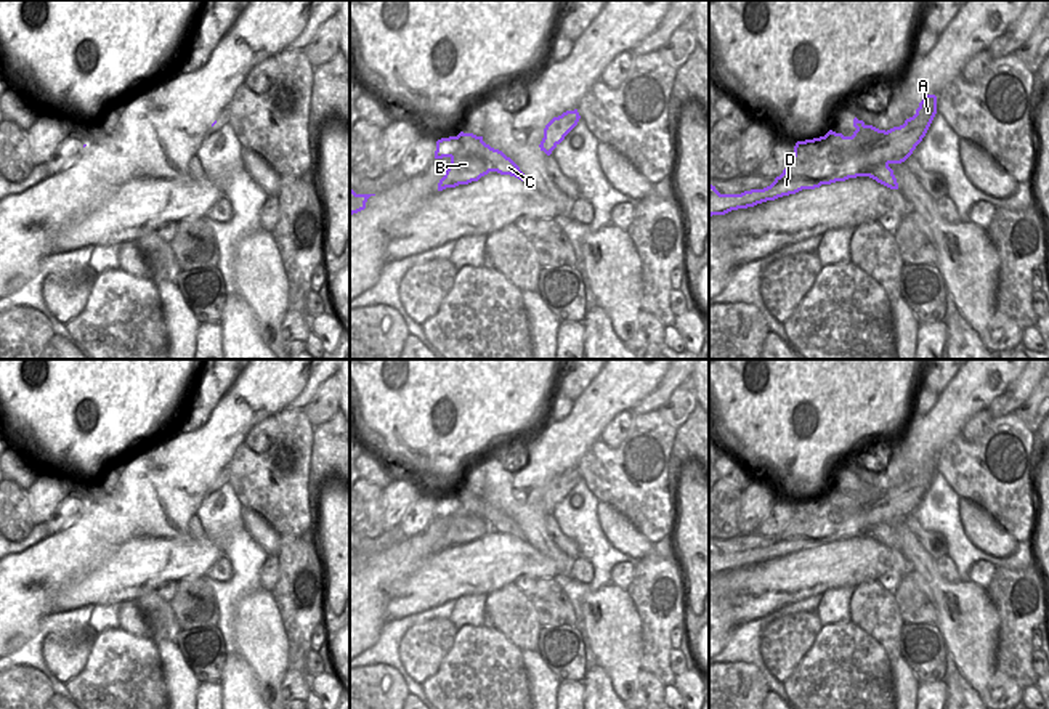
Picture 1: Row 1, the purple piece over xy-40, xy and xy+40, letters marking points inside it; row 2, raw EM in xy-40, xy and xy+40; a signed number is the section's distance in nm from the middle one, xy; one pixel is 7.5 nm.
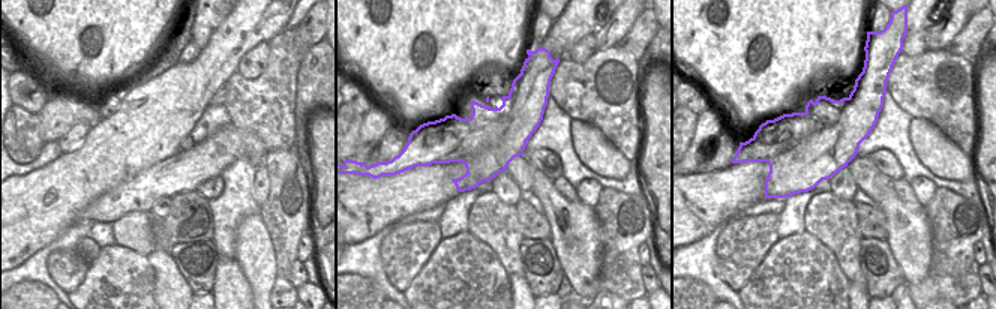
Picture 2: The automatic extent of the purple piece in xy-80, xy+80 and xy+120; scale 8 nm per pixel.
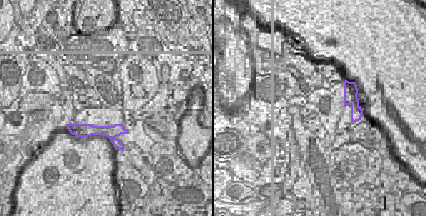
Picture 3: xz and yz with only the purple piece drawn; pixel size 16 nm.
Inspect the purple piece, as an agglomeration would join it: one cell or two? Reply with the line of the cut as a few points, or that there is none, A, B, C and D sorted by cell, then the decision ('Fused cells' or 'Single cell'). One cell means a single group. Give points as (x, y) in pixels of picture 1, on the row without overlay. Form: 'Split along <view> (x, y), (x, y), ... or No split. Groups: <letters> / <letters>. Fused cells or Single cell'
Split along xy+40 (818, 498), (841, 518), (841, 525), (820, 542). Groups: A C / B D. Fused cells

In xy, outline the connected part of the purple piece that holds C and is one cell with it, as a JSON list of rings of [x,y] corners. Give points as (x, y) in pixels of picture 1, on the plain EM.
[[[460,491],[457,497],[462,502],[462,507],[468,510],[472,515],[484,520],[492,531],[500,534],[510,534],[521,541],[526,541],[524,533],[520,526],[507,517],[502,510],[491,507],[483,500],[483,496],[476,496],[473,492]]]

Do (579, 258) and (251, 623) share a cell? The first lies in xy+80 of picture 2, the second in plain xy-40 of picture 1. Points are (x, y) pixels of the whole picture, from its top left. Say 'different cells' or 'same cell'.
same cell

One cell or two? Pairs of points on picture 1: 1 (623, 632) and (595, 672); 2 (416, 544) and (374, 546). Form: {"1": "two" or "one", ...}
{"1": "two", "2": "two"}

